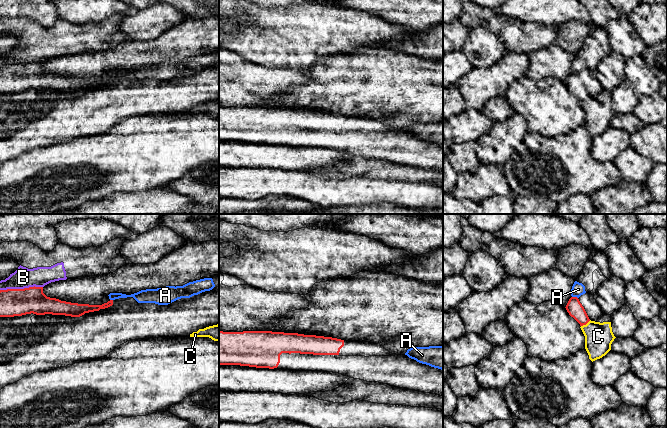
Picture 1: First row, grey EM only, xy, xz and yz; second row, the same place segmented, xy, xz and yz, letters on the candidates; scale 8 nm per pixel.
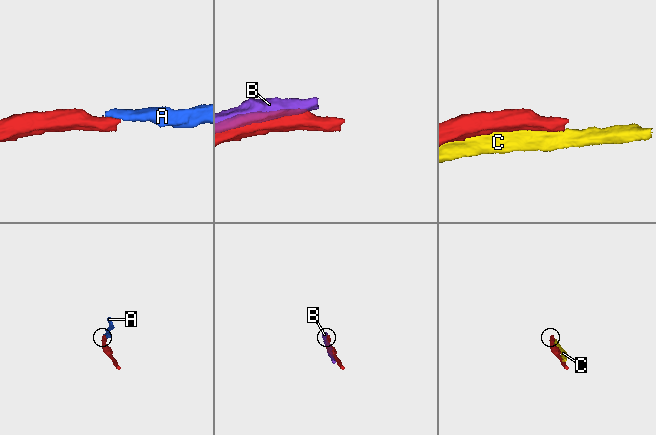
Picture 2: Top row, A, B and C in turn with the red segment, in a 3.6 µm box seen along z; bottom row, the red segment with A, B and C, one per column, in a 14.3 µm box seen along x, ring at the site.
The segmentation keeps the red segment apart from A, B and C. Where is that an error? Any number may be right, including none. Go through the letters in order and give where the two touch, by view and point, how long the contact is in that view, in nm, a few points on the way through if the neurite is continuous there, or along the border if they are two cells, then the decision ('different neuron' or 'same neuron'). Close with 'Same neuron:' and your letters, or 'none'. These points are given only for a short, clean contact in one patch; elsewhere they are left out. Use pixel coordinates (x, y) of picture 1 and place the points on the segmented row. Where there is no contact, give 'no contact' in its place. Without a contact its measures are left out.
A: contact yz (575, 297); length 50 nm; border yz (572, 296), (577, 298); different neuron
B: contact xy (21, 289); length 340 nm; different neuron
C: contact yz (585, 324); length 90 nm; different neuron
Same neuron: none

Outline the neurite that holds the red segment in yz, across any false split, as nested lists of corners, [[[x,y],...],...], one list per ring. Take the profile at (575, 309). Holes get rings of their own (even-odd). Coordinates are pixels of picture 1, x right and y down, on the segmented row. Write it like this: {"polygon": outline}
{"polygon": [[[585,293],[579,298],[571,297],[565,308],[580,326],[586,325],[590,320],[596,322],[603,314],[594,295],[589,293]]]}

